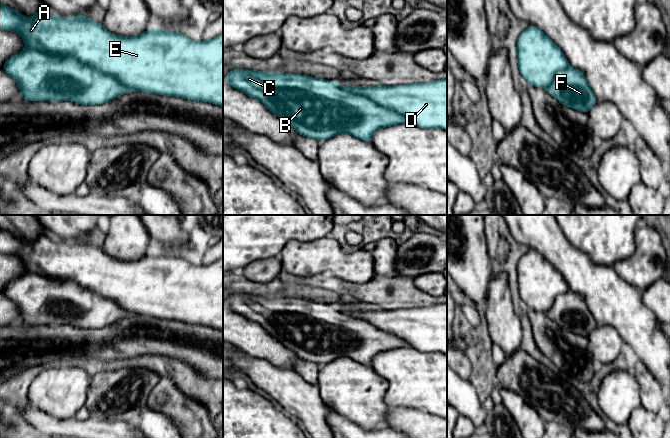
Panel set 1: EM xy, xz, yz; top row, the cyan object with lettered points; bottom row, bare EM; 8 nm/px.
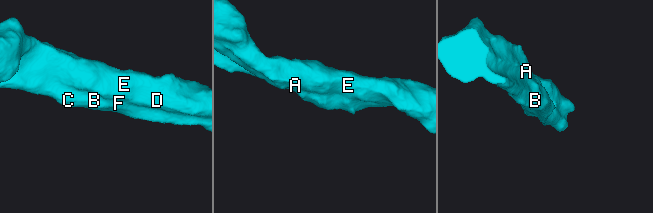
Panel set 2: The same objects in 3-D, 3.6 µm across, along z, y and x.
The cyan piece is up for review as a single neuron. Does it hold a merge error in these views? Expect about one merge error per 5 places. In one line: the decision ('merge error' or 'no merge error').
no merge error

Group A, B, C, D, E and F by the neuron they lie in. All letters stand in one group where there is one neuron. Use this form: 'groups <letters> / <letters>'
groups A B C D E F

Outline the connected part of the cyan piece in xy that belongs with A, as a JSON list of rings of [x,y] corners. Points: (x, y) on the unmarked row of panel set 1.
[[[0,227],[0,253],[5,255],[14,255],[17,256],[22,263],[24,264],[24,268],[26,273],[24,275],[21,275],[20,277],[10,281],[4,288],[2,294],[4,294],[8,299],[12,300],[13,303],[17,306],[19,312],[20,312],[20,318],[21,322],[29,324],[29,325],[63,325],[63,324],[69,324],[73,325],[75,327],[79,327],[82,329],[92,329],[92,328],[103,328],[107,325],[110,325],[114,322],[116,322],[118,319],[122,319],[124,317],[128,317],[131,314],[139,314],[142,316],[149,316],[154,318],[160,318],[160,319],[166,319],[166,320],[174,320],[174,321],[180,321],[183,323],[189,323],[189,324],[195,324],[195,325],[204,325],[204,326],[210,326],[214,327],[216,329],[223,330],[223,258],[217,260],[216,262],[210,264],[210,265],[193,265],[183,259],[181,256],[169,256],[164,255],[159,252],[150,252],[146,256],[142,257],[141,259],[135,260],[135,261],[123,261],[114,259],[111,256],[107,255],[103,250],[102,247],[96,246],[94,244],[88,243],[85,239],[78,239],[78,240],[71,240],[70,243],[66,243],[64,240],[61,241],[53,241],[51,234],[48,233],[41,233],[37,236],[35,240],[32,242],[25,242],[20,236],[14,235],[11,231],[7,231]]]

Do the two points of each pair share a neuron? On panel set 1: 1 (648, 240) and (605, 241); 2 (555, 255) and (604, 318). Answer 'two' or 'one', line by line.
1: two
2: one

